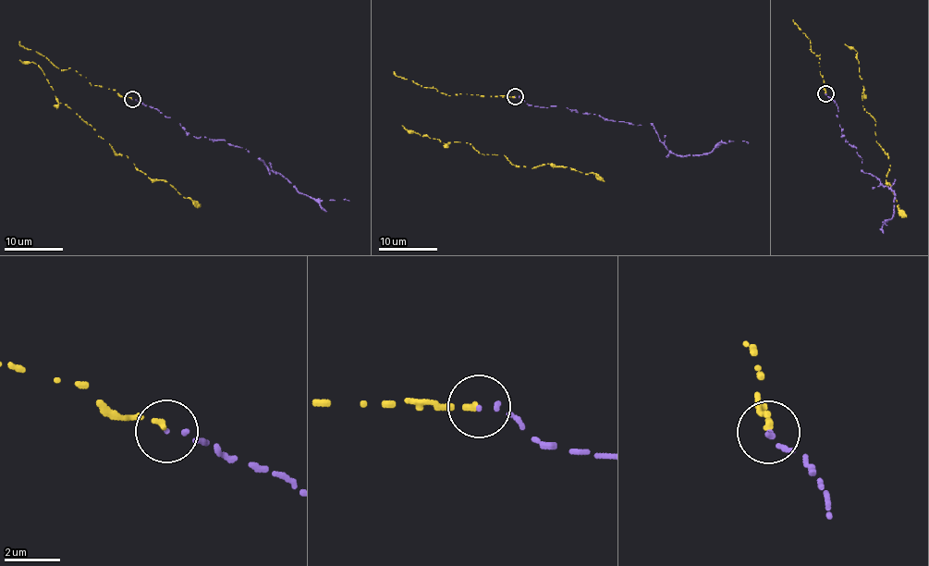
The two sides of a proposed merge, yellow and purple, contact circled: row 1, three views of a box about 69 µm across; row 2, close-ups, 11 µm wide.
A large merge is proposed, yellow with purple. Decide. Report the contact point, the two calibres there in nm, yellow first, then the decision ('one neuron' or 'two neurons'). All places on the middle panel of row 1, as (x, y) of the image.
at (515, 96); 220 nm thick on the yellow side, 140 nm on the other; one neuron

